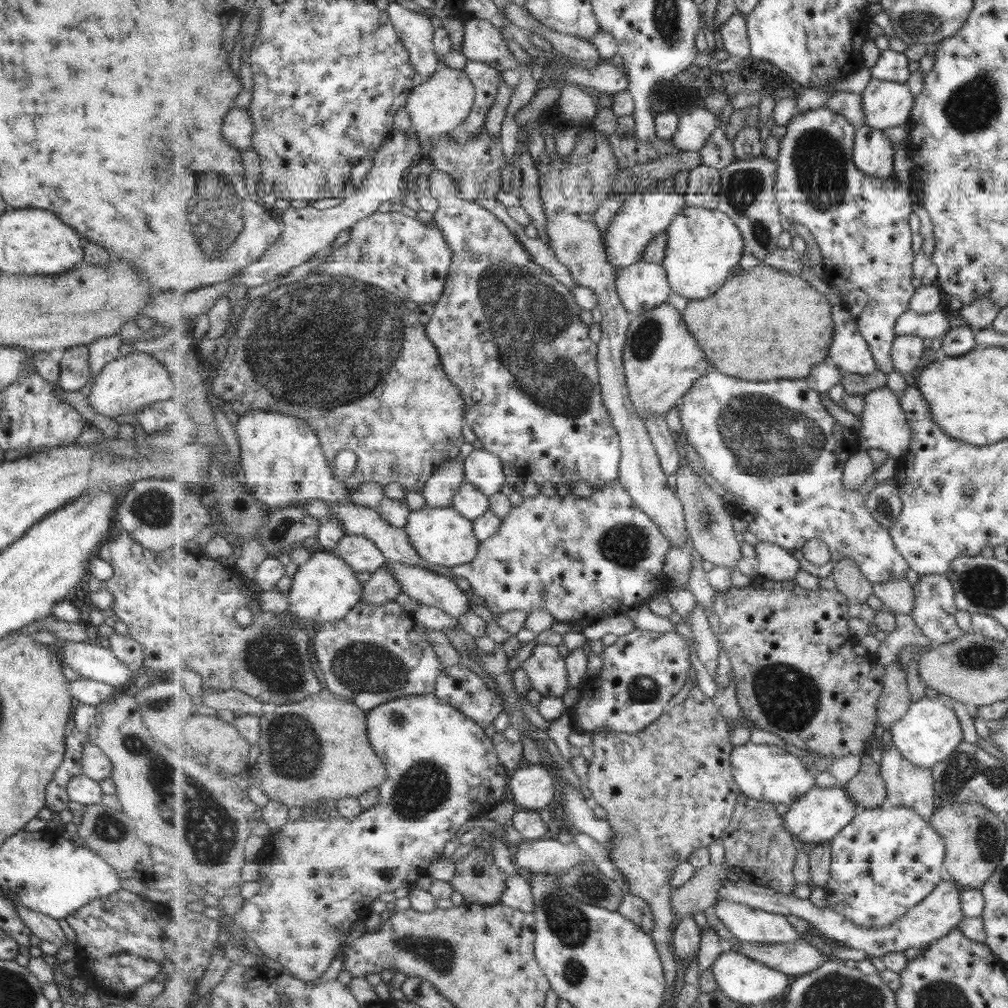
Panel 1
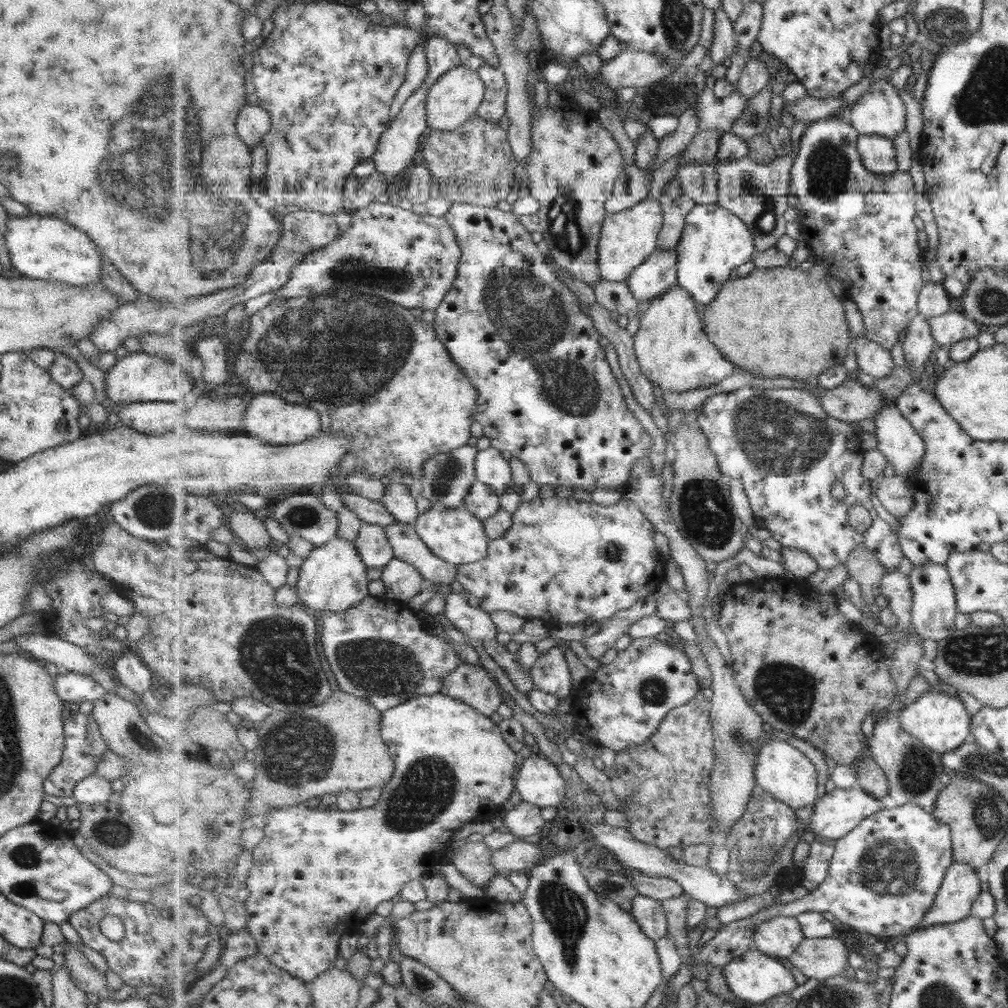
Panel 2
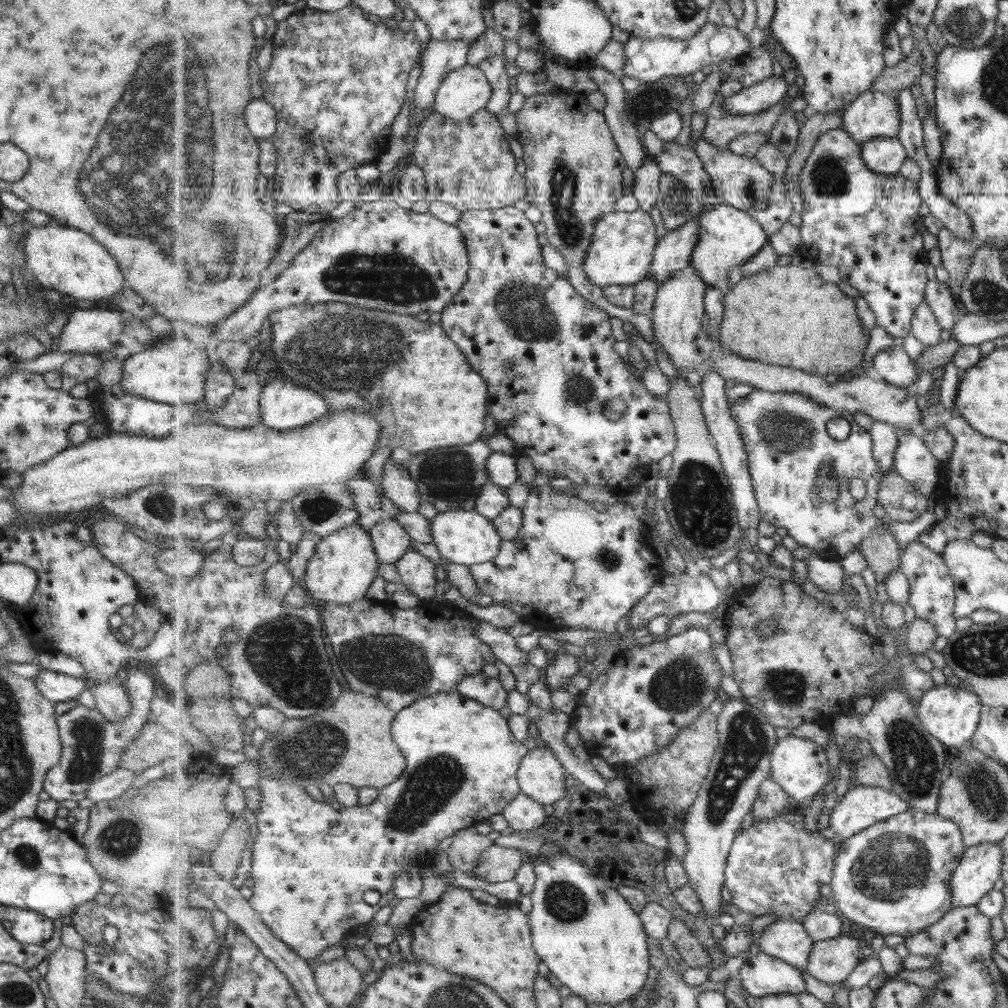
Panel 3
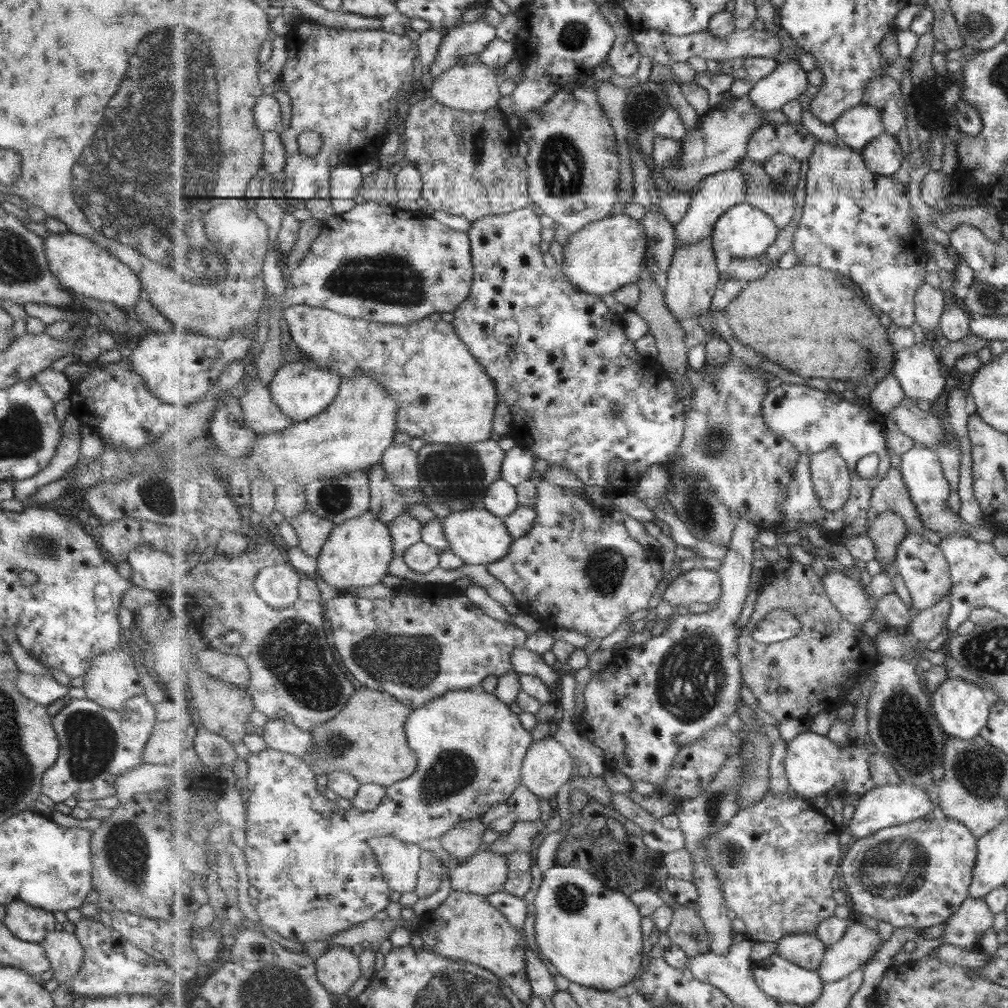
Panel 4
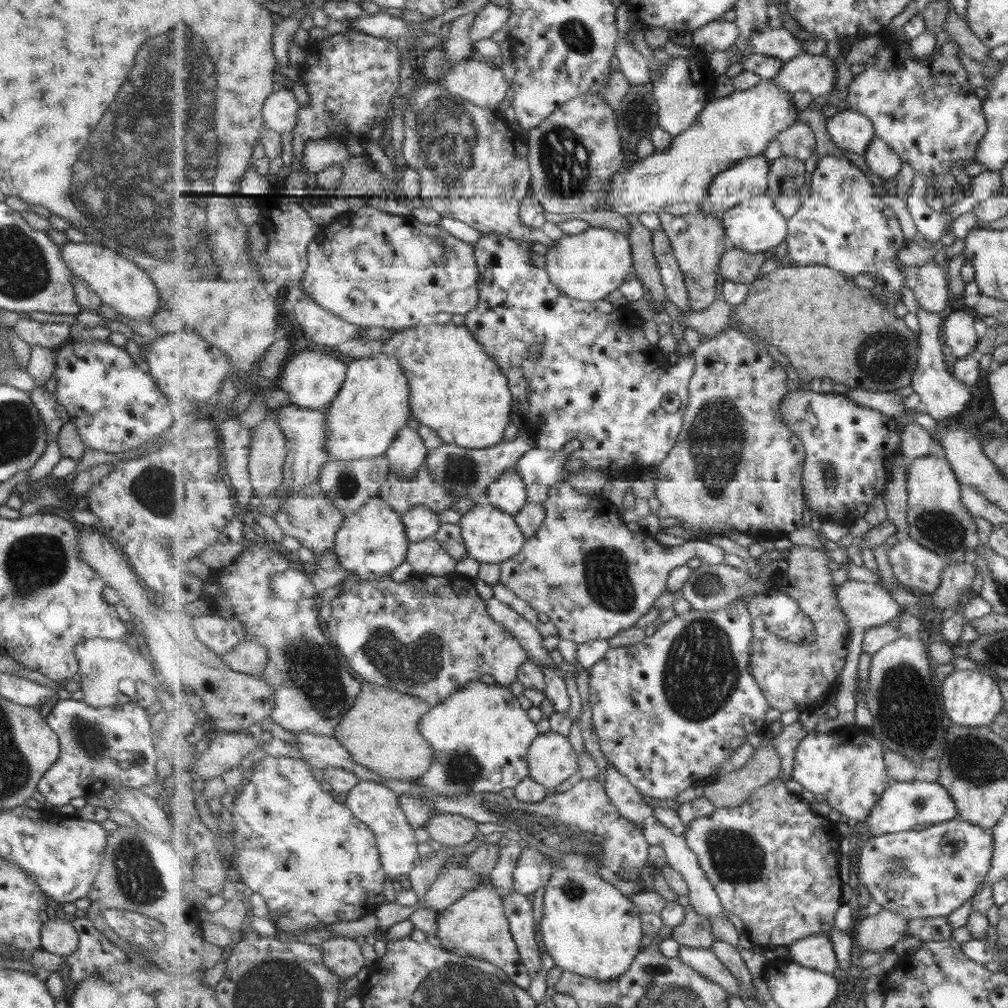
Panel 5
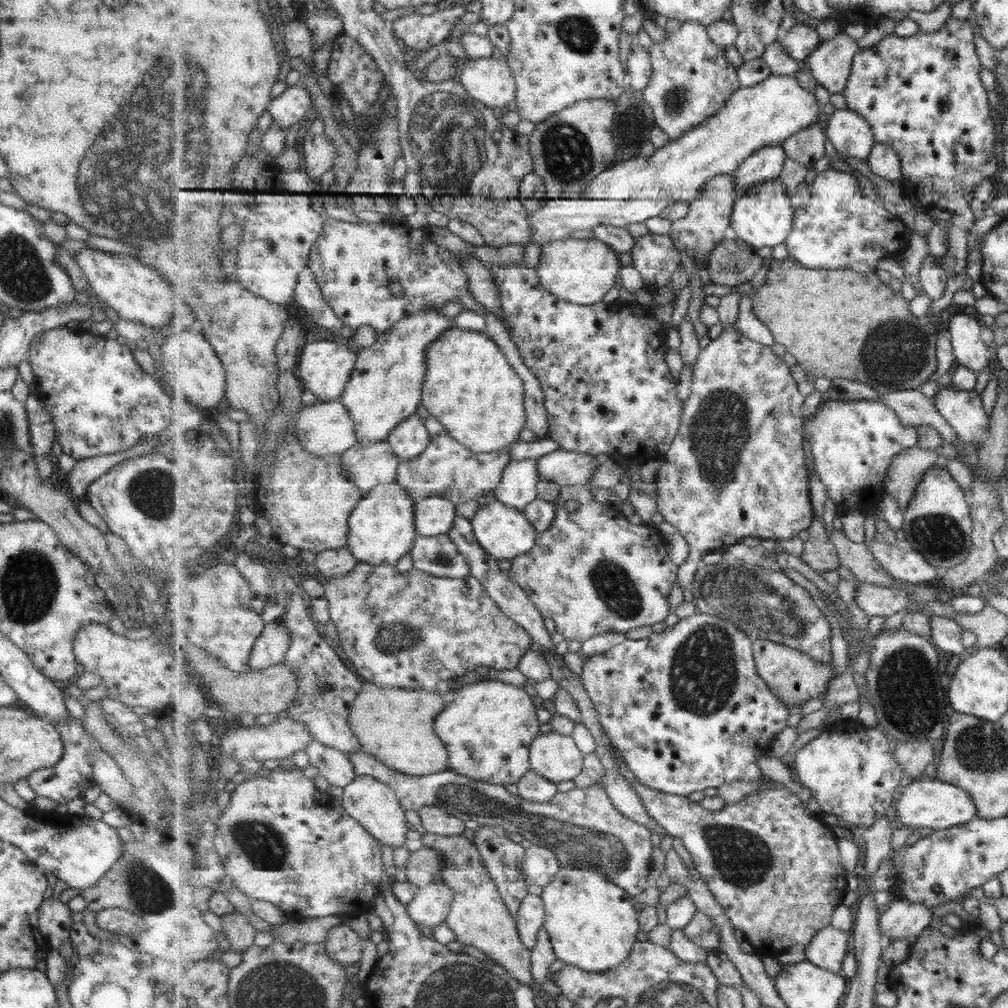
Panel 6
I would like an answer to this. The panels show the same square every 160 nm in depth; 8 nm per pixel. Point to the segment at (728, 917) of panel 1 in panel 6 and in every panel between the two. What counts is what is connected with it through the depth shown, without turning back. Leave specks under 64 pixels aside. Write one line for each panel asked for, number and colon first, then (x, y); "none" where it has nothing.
2: (782, 936)
3: (789, 941)
4: (806, 950)
5: (817, 951)
6: (829, 947)

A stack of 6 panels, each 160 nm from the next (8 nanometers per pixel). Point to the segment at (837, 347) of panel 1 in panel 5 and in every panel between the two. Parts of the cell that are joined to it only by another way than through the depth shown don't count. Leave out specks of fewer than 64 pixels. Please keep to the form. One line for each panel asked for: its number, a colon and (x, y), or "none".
2: (872, 359)
3: (893, 364)
4: (918, 370)
5: (942, 396)

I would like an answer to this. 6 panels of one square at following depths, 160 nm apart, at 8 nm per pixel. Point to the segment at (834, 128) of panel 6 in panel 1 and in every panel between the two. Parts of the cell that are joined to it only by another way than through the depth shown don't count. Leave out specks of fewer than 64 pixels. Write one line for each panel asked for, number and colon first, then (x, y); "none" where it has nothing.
1: (886, 104)
2: (879, 111)
3: (873, 114)
4: (856, 128)
5: (850, 130)

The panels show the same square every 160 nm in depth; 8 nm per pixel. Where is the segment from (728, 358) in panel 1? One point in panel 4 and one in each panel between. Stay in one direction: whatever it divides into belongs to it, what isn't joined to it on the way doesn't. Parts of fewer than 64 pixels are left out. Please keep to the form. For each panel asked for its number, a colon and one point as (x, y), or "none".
2: (779, 322)
3: (810, 322)
4: (790, 316)

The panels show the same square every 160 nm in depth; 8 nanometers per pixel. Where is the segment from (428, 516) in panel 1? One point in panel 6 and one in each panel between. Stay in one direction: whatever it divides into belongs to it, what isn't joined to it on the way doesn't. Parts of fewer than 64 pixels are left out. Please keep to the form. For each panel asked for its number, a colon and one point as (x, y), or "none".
2: (456, 535)
3: (464, 536)
4: (478, 536)
5: (491, 535)
6: (504, 532)

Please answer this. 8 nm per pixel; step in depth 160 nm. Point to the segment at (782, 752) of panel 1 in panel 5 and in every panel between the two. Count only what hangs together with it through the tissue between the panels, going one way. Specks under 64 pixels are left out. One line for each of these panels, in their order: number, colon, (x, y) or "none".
2: (786, 773)
3: (800, 766)
4: (814, 765)
5: (848, 765)

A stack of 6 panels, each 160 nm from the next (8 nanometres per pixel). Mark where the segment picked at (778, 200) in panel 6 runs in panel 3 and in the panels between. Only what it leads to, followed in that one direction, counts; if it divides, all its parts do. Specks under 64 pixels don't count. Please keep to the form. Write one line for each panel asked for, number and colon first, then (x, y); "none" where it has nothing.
3: (729, 236)
4: (746, 231)
5: (755, 227)

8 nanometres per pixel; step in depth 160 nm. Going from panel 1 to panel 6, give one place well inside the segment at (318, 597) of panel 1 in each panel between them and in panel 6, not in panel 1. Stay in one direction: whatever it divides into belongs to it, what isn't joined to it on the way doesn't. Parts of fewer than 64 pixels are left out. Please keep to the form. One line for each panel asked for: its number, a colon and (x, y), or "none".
2: (333, 577)
3: (341, 572)
4: (358, 552)
5: (372, 542)
6: (382, 526)

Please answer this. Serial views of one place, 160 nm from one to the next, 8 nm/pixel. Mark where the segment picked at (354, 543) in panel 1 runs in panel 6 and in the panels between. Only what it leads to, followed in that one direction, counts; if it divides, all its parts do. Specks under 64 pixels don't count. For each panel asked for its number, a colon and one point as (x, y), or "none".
2: (373, 544)
3: (391, 541)
4: (406, 530)
5: (421, 522)
6: (434, 516)

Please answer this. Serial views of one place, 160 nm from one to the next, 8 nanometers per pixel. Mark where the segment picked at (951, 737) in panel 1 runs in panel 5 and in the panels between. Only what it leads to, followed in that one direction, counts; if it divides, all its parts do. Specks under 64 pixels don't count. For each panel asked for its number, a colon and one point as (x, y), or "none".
2: (939, 720)
3: (950, 714)
4: (960, 706)
5: (971, 699)

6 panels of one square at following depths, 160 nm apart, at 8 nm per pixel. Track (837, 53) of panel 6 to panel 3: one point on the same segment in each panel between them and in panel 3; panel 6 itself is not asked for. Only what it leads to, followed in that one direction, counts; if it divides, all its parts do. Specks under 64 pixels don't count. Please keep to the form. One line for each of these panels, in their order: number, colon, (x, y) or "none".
3: (764, 95)
4: (788, 81)
5: (816, 73)

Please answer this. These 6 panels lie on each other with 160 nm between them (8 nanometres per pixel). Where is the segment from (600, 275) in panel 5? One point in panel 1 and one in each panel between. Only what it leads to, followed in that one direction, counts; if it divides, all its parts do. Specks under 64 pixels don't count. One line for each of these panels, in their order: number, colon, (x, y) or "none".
1: (643, 216)
2: (628, 238)
3: (624, 245)
4: (603, 257)

